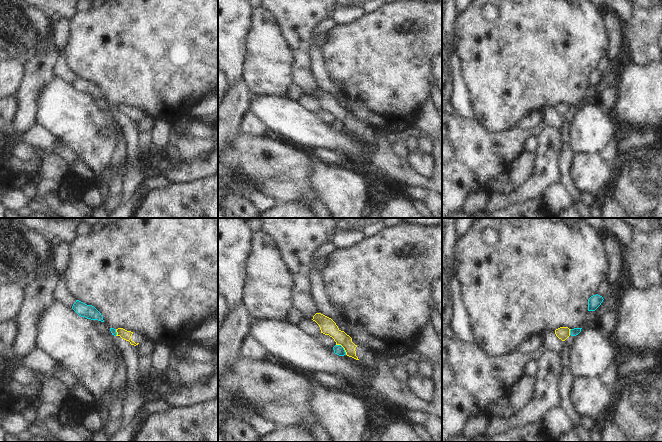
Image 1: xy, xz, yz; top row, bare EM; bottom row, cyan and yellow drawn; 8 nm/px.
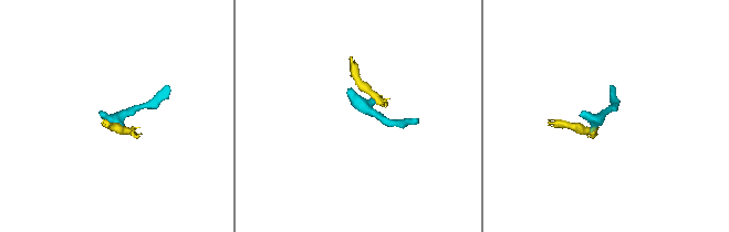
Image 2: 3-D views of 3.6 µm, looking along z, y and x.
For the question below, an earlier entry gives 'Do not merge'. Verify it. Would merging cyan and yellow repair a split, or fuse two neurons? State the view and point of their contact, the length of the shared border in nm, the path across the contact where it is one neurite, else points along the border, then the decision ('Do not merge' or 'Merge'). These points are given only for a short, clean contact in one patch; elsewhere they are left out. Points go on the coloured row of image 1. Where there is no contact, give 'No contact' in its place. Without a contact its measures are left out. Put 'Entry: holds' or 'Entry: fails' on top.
Entry: holds
Touches cyan at xz (343, 348). Shared border 120 nm. Boundary: xz (336, 344), (339, 344), (346, 354). Do not merge

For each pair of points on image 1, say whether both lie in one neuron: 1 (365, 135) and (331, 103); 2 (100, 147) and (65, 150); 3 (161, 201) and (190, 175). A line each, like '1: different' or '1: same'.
1: same
2: different
3: different

